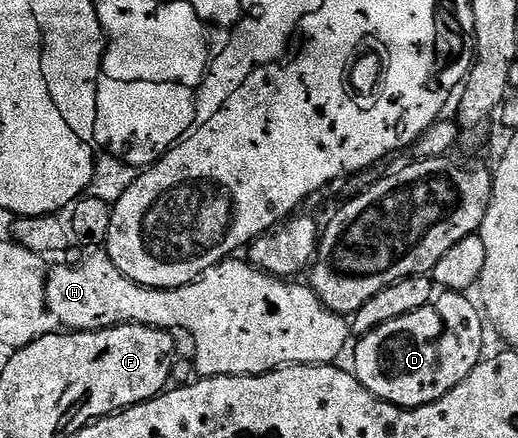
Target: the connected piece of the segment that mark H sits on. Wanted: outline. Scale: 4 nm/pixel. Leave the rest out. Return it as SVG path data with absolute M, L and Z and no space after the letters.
M90 253L87 255L90 255L87 257L86 260L83 261L83 263L78 263L75 265L75 267L54 267L51 266L49 268L47 277L46 277L46 309L47 312L51 316L54 315L56 318L59 319L60 322L63 323L63 328L69 329L71 332L75 331L103 331L106 327L118 327L121 323L139 323L141 327L160 327L163 328L171 333L177 332L177 327L179 327L182 331L187 331L188 334L191 335L192 338L194 338L194 355L192 354L192 362L194 365L194 370L197 372L199 376L202 377L209 377L212 375L263 375L264 373L268 373L269 371L276 371L280 367L288 367L291 365L330 365L335 362L334 359L337 357L338 354L341 353L342 350L346 347L346 342L349 341L349 339L352 339L352 327L349 322L343 316L338 315L334 311L329 311L329 309L326 308L325 305L322 304L320 301L320 297L316 297L316 293L314 290L309 287L309 285L303 285L302 287L300 284L298 284L298 281L287 281L285 278L282 277L275 277L267 272L259 271L257 267L251 265L249 262L243 261L241 263L240 260L238 260L238 257L231 257L229 259L223 259L221 263L216 264L215 267L209 267L208 270L205 271L204 274L199 275L197 279L194 280L193 283L189 283L188 285L184 285L183 287L145 287L144 285L140 285L136 281L132 281L128 277L124 277L124 273L120 273L120 269L116 269L116 265L114 264L111 259L105 255L105 253L98 253L98 255L92 255L96 253Z

